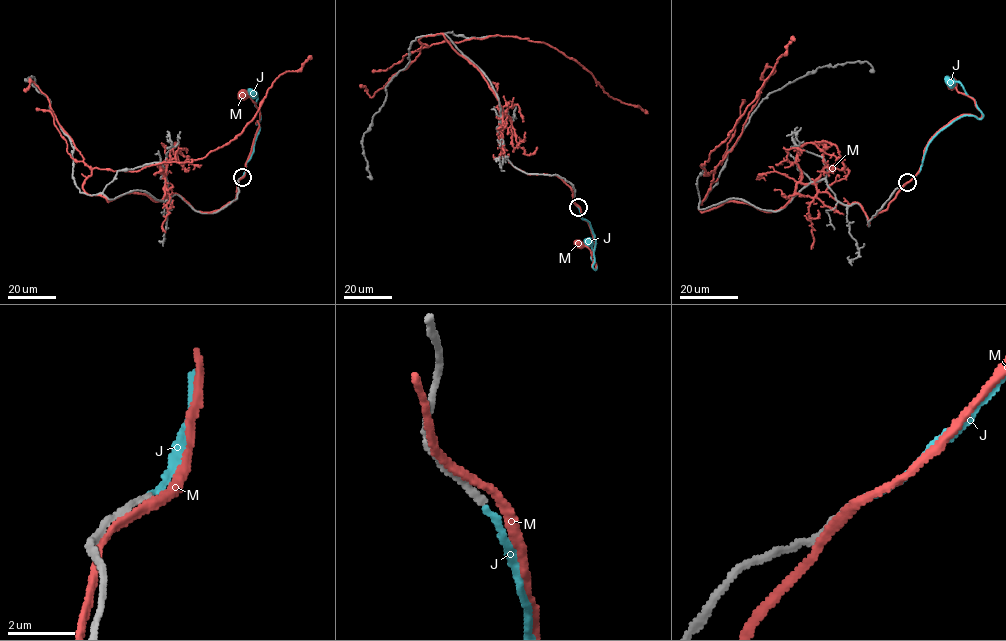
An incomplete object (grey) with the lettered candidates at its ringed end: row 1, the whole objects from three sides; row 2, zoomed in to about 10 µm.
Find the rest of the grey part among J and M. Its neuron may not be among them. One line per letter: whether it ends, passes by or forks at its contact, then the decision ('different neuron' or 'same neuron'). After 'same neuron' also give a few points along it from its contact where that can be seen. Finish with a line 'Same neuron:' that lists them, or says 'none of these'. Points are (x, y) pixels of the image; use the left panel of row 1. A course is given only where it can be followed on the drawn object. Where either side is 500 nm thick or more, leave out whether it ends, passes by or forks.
J: it ends | same neuron | via (242, 177), (259, 126), (258, 121), (256, 124), (260, 113), (255, 105), (257, 95), (252, 93)
M: it passes by | different neuron
Same neuron: J

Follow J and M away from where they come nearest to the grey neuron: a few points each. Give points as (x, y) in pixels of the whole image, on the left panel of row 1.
J: (242, 177), (259, 126), (258, 121), (256, 124), (260, 113), (255, 105), (257, 95), (252, 93)
M: (239, 179), (245, 169), (259, 118), (254, 102), (242, 95)

